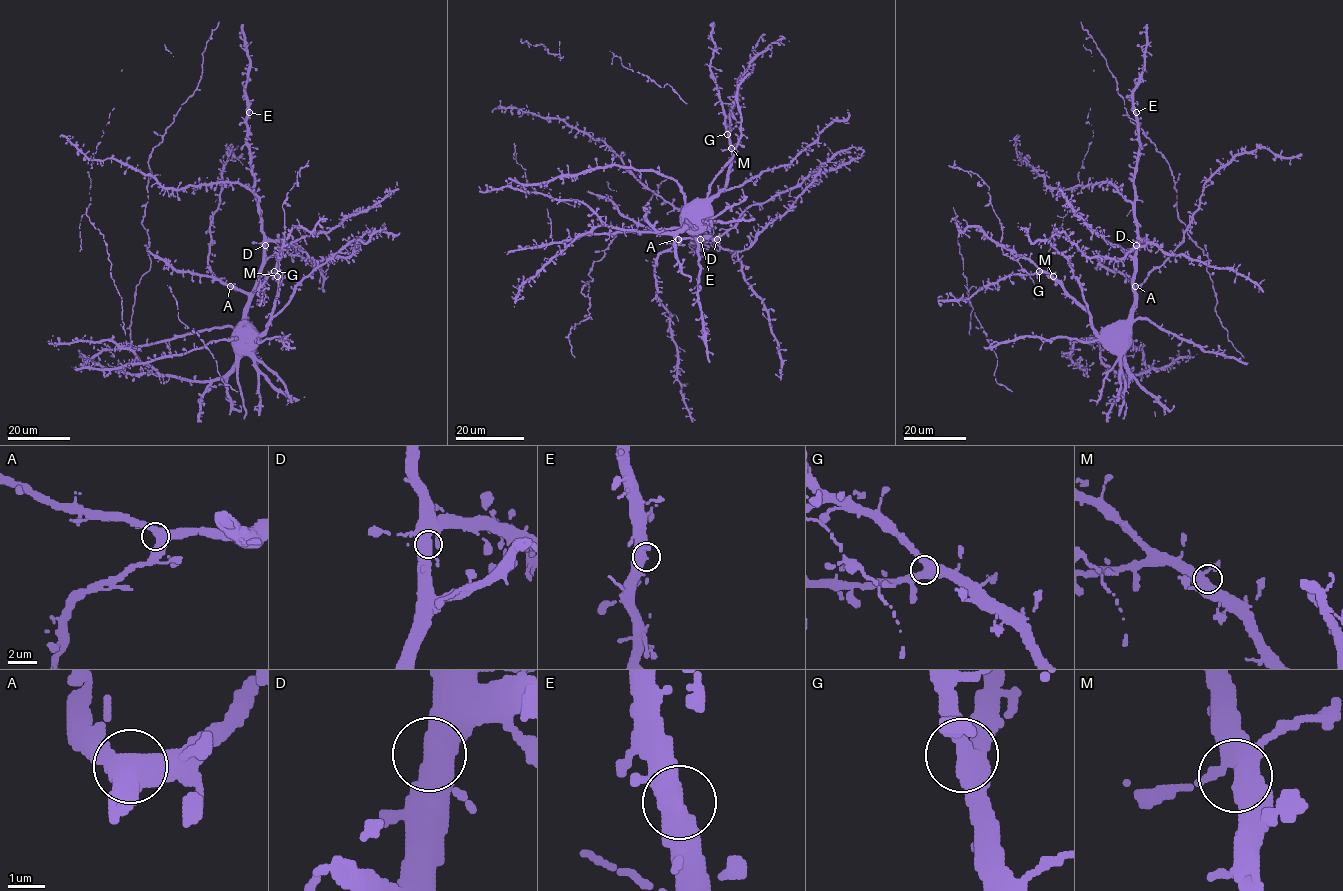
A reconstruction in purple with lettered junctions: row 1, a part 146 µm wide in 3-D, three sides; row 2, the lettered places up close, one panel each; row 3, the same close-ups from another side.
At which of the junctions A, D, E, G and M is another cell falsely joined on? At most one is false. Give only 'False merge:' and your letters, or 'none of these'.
False merge: none of these

